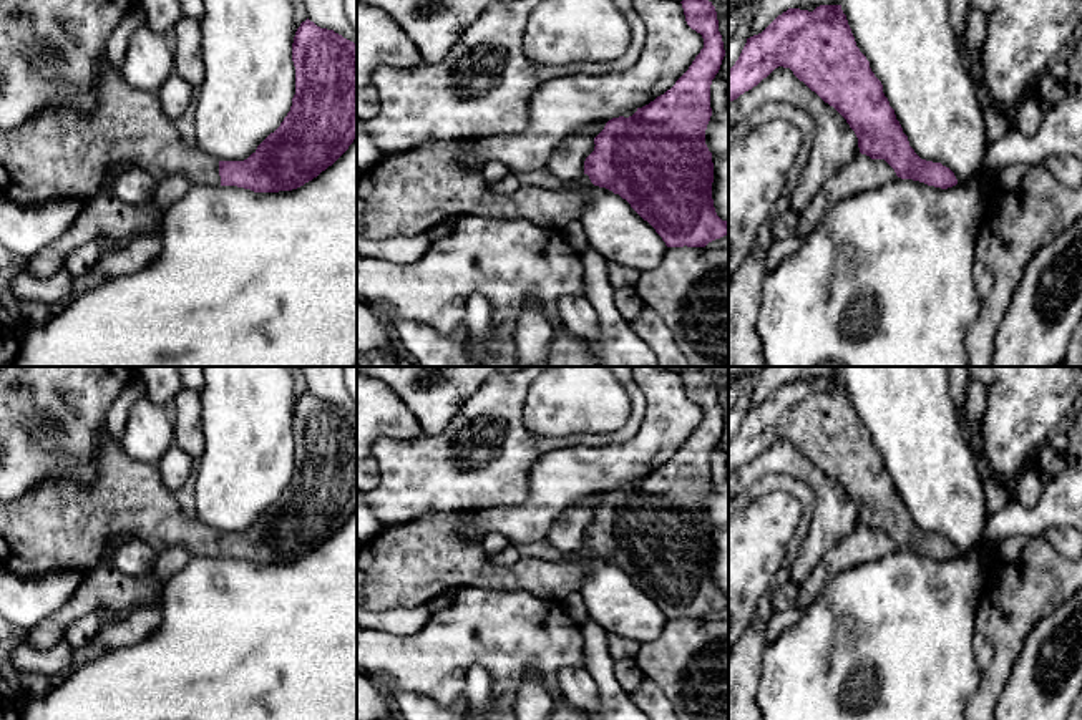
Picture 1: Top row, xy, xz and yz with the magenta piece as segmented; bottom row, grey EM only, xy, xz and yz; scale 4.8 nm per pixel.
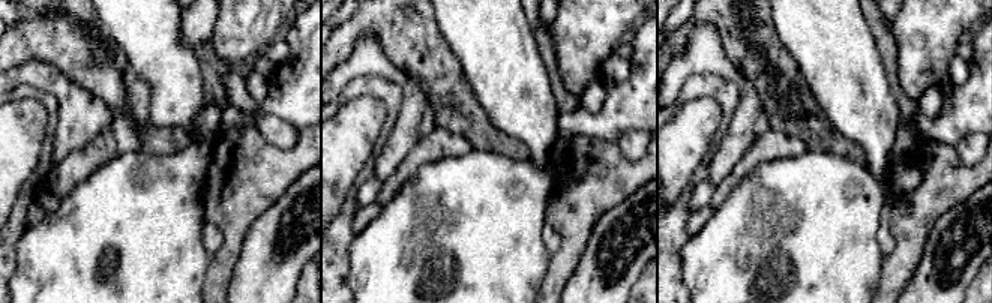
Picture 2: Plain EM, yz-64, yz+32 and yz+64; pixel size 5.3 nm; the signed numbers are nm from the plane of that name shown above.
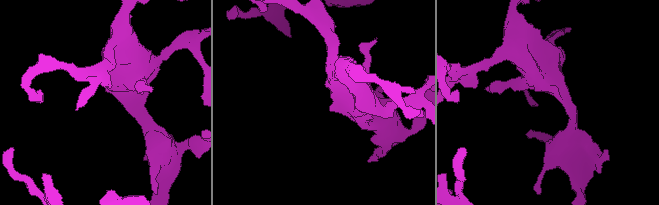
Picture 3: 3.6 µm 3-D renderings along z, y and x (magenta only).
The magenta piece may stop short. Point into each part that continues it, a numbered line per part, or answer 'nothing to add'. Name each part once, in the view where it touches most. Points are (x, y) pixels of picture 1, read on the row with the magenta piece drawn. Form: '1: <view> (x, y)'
1: xy (60, 153)

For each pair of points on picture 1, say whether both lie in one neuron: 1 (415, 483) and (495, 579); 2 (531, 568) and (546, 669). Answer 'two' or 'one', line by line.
1: two
2: two

